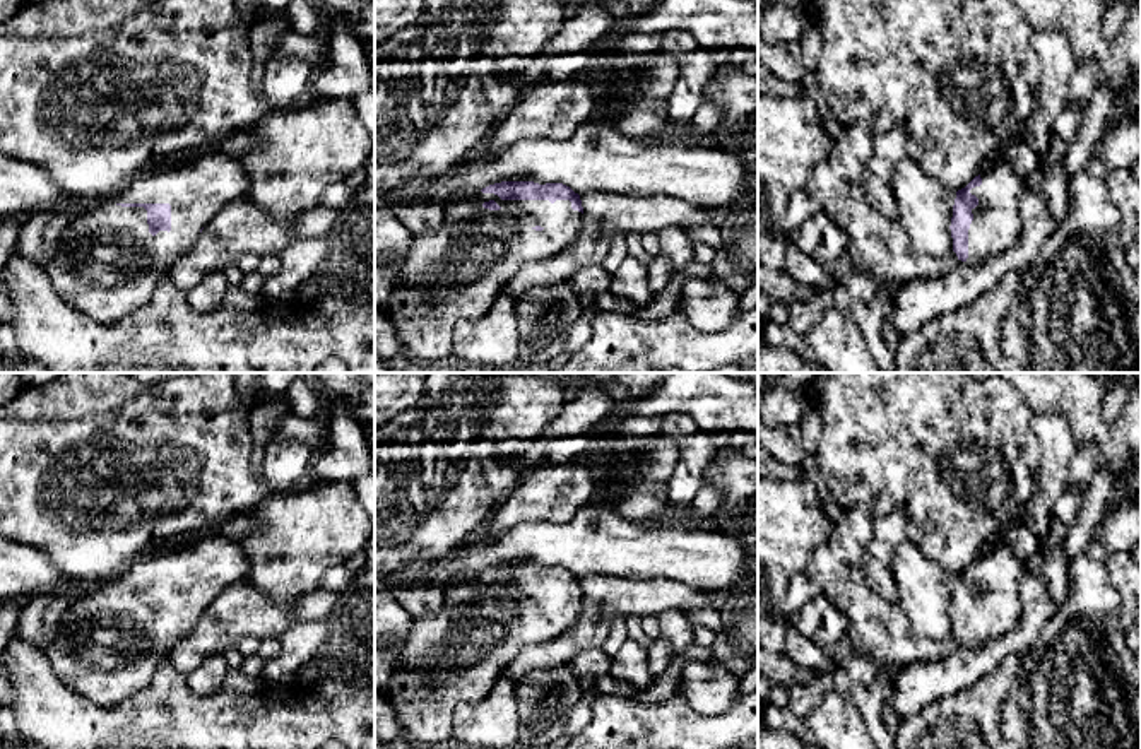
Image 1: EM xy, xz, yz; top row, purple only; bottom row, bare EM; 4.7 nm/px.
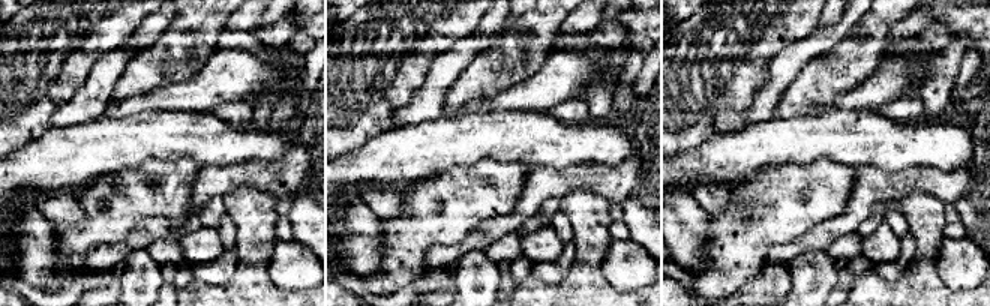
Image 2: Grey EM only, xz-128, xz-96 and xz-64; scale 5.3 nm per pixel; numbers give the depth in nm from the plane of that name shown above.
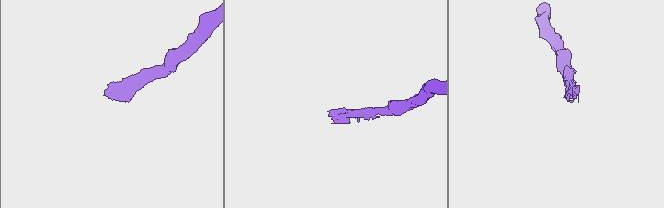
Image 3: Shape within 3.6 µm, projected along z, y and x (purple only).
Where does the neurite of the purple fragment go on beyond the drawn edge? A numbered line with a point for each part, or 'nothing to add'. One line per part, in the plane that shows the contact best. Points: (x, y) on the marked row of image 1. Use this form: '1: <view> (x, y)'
1: xy (108, 264)

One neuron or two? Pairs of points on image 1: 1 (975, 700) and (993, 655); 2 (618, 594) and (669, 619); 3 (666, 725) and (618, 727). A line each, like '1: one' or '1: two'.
1: two
2: two
3: one

